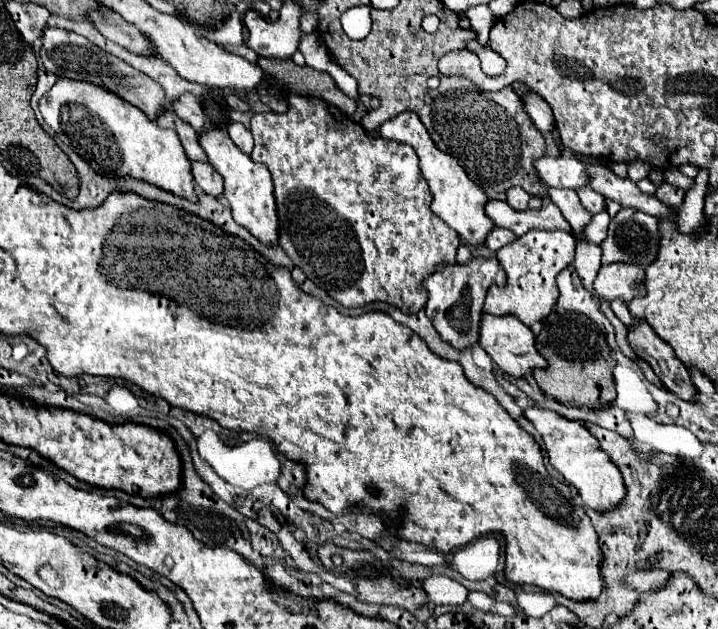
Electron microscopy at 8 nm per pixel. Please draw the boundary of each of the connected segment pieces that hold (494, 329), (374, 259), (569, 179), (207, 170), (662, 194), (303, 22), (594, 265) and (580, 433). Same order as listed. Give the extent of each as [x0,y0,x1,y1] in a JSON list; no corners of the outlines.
[[479,315,547,377],[251,95,459,313],[535,155,589,189],[191,163,223,197],[655,183,685,209],[300,14,318,34],[573,243,601,293],[525,407,625,511]]

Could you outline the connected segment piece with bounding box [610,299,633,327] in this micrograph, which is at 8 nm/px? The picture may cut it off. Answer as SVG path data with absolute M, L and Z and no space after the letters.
M616 299L610 303L610 307L613 309L613 313L615 313L627 327L633 325L633 317L631 317L631 313L629 313L627 303L623 303L623 301Z

